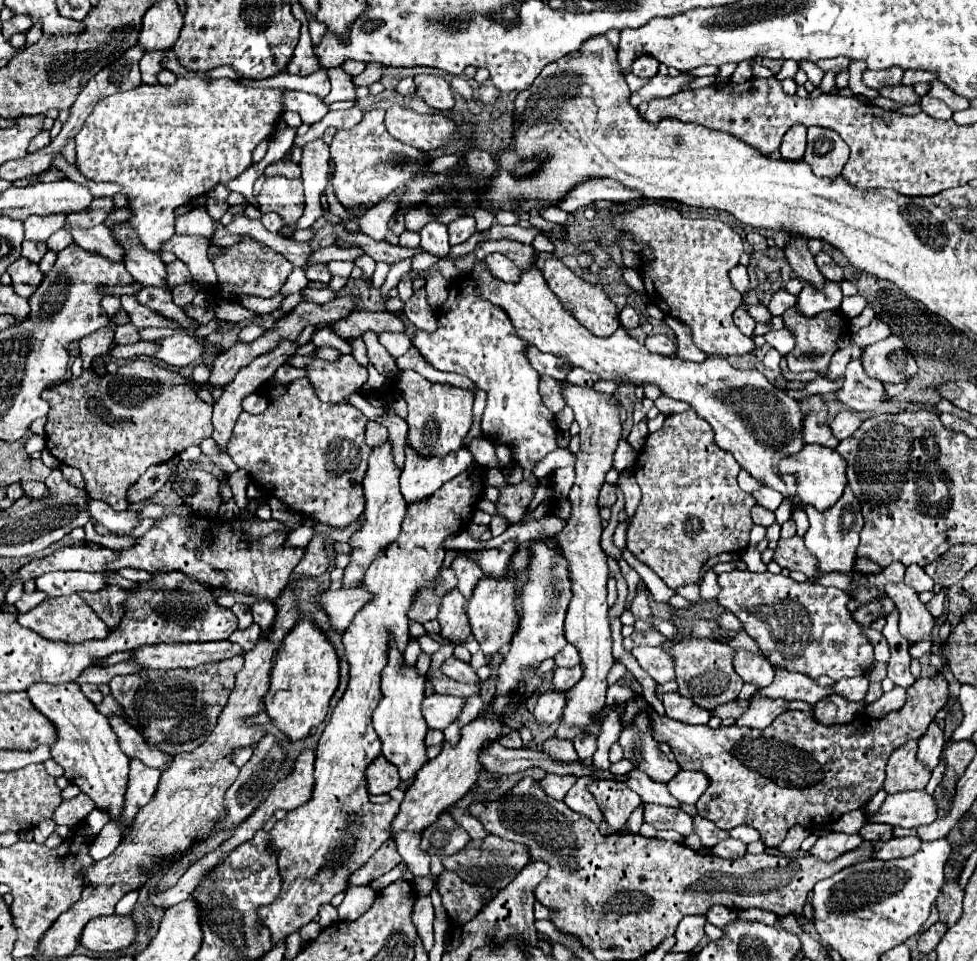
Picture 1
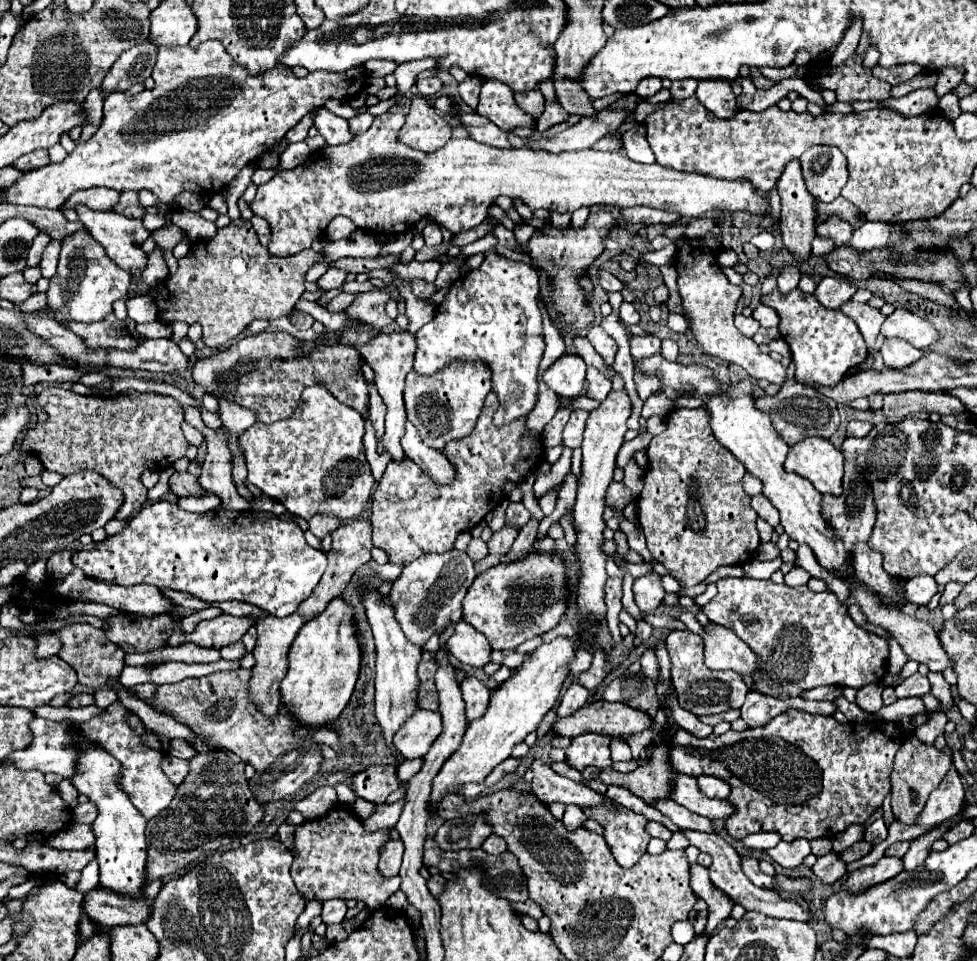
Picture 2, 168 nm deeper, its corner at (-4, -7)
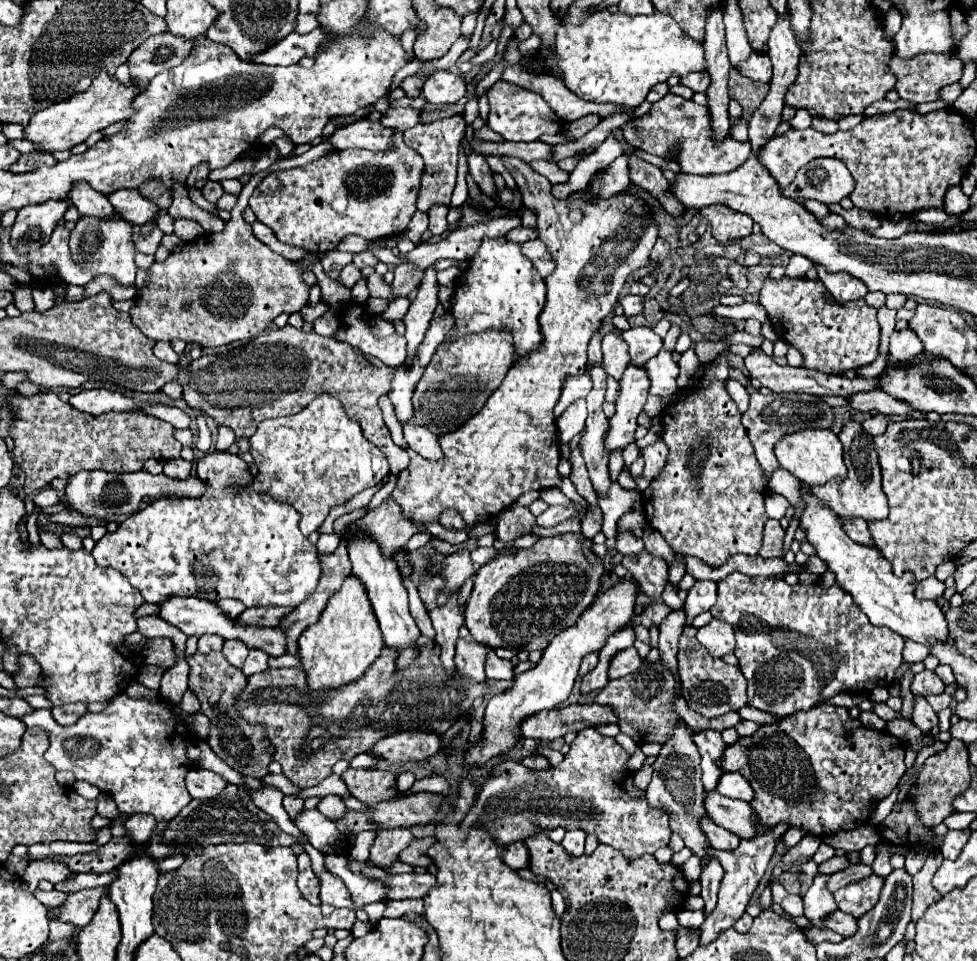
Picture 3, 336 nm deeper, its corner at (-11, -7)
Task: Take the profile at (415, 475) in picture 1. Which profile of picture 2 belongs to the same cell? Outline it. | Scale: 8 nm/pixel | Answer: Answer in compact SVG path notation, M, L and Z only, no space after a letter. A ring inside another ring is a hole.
M411 422L405 424L405 436L401 438L401 446L407 458L411 458L433 482L437 482L437 486L445 486L455 480L457 472L453 464L449 464L447 456L439 450L425 446L417 428Z

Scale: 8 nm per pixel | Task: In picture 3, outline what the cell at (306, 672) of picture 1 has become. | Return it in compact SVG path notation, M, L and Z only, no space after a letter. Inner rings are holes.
M348 576L342 584L342 588L328 600L324 612L320 614L318 622L308 626L298 640L298 654L302 658L302 668L308 674L308 684L314 690L320 688L334 688L340 684L348 684L352 680L358 680L368 666L380 656L380 650L384 648L384 640L382 640L382 632L376 624L376 616L372 612L372 604L368 604L368 594L364 592L364 586L360 584L360 580L356 580L356 576Z

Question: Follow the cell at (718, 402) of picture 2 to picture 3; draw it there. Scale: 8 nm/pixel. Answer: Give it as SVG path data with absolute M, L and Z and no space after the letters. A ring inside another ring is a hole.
M802 486L802 496L808 506L800 520L800 528L806 528L808 542L812 542L816 554L828 564L828 570L836 574L838 584L848 594L852 594L854 602L860 606L860 610L868 616L868 620L874 626L888 626L900 636L920 642L928 648L936 642L950 640L944 612L940 610L940 606L936 602L922 602L914 596L916 578L912 576L912 572L904 572L902 576L896 576L892 572L890 562L876 548L856 544L854 540L850 540L848 534L842 530L838 514L822 506L822 502L816 500L816 496L812 496L806 486Z

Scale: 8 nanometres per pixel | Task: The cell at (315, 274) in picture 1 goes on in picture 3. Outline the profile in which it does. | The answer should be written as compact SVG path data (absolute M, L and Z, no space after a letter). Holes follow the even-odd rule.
M348 264L348 266L344 266L342 268L342 272L340 272L340 284L342 286L346 286L346 288L352 288L358 280L360 280L360 270L354 266L354 264Z

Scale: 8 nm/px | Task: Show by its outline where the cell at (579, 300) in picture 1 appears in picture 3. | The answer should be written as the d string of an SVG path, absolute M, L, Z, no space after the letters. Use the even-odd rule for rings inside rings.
M606 334L602 340L602 352L604 352L604 368L606 372L614 378L620 380L624 374L630 356L628 356L628 346L624 344L622 336L618 334Z

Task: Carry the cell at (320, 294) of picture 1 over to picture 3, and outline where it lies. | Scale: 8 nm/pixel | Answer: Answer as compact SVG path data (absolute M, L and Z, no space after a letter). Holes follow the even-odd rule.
M362 276L362 280L352 288L352 300L354 302L366 302L368 300L368 286L366 286L366 278Z

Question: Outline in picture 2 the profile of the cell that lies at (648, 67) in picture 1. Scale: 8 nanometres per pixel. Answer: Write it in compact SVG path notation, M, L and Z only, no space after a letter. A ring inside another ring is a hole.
M649 76L649 78L645 78L645 80L641 80L641 84L637 86L637 96L641 96L641 98L649 98L649 96L653 96L653 94L657 94L661 90L661 80L657 80L657 78L653 78L653 76Z

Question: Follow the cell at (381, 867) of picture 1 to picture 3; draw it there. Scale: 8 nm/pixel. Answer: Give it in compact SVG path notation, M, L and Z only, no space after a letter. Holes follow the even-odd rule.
M408 828L376 830L376 840L370 848L370 860L376 866L392 866L398 862L398 852L404 850L414 840Z

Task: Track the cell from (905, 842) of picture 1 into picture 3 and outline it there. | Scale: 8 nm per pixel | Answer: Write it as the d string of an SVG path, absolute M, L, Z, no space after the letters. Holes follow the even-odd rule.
M872 874L870 878L864 878L860 882L854 882L854 884L848 884L844 888L836 890L834 900L838 904L838 910L842 910L854 918L864 916L864 912L868 912L876 906L882 886L884 886L884 880Z

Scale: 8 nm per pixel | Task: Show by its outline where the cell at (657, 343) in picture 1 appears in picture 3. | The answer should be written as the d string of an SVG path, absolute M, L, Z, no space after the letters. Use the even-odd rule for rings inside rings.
M630 328L622 332L622 338L628 344L632 362L636 366L644 366L662 348L662 338L654 334L652 328Z

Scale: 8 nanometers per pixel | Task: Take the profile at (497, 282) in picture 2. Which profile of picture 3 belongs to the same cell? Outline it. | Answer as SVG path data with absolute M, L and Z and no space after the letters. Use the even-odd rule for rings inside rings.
M484 238L464 276L456 284L454 296L456 304L450 312L456 318L456 328L452 328L448 338L480 334L488 328L504 328L514 334L518 358L540 348L542 334L538 316L544 308L546 284L536 268L532 268L532 262L520 252L520 244L504 238Z

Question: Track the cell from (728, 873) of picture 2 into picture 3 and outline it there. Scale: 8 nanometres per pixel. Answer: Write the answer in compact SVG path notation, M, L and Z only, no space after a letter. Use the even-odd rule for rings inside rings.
M834 912L832 916L828 916L828 920L826 920L826 926L828 928L832 928L834 932L838 932L838 934L842 934L844 938L848 938L848 936L854 936L856 934L856 920L852 918L852 916L848 916L846 912Z

